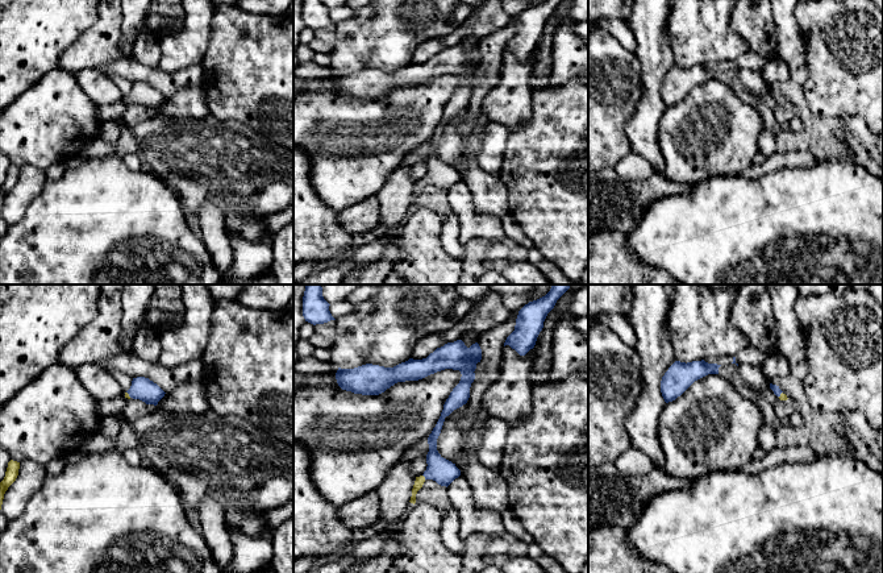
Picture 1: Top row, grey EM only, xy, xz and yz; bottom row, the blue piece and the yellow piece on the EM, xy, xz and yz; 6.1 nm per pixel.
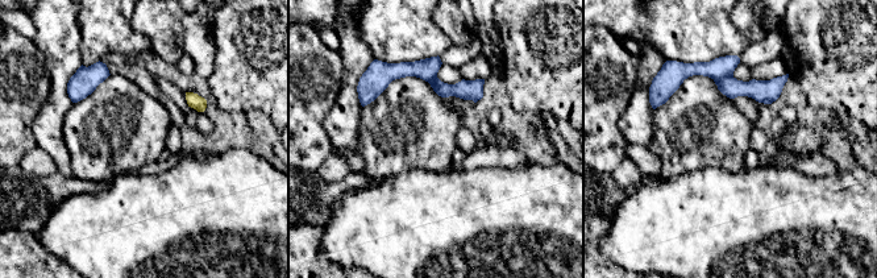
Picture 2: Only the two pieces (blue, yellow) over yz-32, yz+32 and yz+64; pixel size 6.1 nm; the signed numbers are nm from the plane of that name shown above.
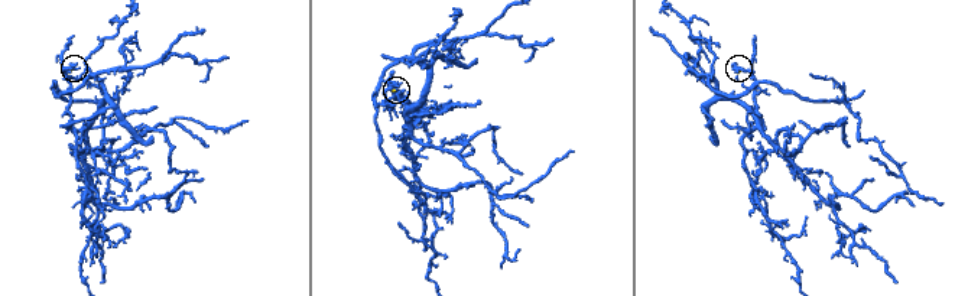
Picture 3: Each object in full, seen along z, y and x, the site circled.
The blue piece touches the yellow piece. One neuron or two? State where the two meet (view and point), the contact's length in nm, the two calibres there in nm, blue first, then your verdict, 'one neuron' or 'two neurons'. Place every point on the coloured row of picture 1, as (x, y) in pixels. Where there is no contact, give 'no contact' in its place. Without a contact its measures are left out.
xz (424, 476) | 40 nm | 160/60 nm | one neuron

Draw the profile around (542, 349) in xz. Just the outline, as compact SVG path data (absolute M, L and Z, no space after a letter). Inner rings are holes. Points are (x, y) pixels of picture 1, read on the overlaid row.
M553 308L545 321L543 328L540 332L536 345L534 345L534 371L530 374L530 385L537 386L549 379L549 373L551 369L551 344L553 344L553 331L557 325L559 315L555 308Z

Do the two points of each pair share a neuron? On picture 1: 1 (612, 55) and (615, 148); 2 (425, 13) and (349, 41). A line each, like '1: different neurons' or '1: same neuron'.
1: same neuron
2: same neuron

